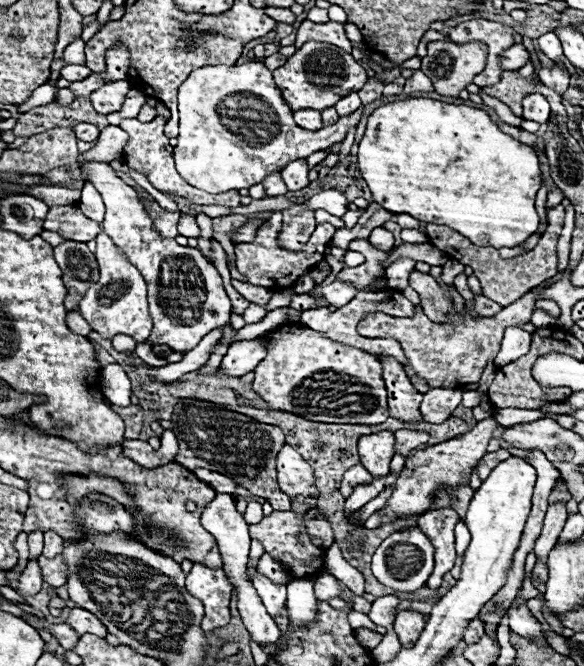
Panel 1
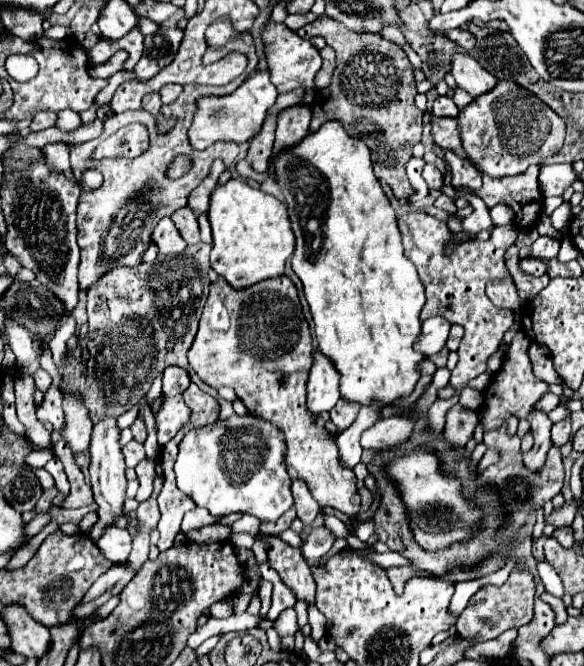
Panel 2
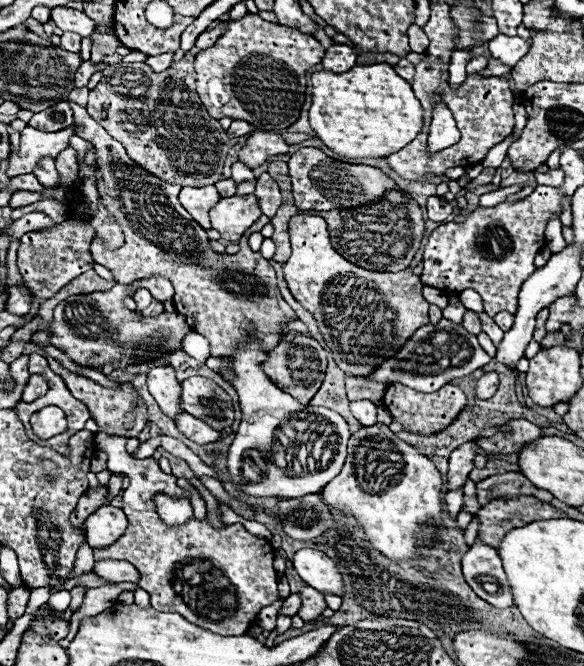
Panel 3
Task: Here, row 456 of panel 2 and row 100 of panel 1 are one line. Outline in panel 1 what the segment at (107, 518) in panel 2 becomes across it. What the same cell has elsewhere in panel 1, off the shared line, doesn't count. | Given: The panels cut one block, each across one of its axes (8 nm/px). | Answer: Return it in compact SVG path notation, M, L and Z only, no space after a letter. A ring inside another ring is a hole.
M126 80L108 82L100 90L96 90L96 92L90 94L90 102L92 102L94 110L100 112L100 114L118 112L118 110L122 110L124 96L126 96L128 90L130 90L130 84Z

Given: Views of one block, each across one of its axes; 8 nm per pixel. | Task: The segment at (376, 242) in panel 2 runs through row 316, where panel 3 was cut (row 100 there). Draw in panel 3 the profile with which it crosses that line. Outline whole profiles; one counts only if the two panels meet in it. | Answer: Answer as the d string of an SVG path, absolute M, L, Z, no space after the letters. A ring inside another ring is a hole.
M354 66L344 74L312 74L310 124L318 138L336 154L348 158L386 158L400 152L422 132L424 110L410 82L402 80L392 66Z

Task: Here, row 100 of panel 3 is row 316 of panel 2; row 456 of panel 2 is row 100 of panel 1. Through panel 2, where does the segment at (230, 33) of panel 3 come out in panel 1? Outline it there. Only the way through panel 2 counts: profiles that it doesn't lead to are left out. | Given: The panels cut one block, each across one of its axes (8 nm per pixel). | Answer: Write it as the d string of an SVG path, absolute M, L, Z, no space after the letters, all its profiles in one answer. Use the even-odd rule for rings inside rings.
M306 42L300 50L296 50L294 56L288 58L284 66L274 70L274 80L292 110L324 110L334 106L344 96L358 92L366 84L368 76L350 54L342 52L342 48L334 48L334 44Z

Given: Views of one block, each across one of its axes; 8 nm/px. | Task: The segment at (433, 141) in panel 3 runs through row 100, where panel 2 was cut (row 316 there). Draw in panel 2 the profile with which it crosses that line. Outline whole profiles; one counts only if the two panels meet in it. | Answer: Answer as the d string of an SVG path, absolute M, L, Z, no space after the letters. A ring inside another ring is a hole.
M434 316L434 318L424 320L422 334L420 334L418 342L416 342L416 348L422 350L426 356L438 354L446 346L450 326L452 324L446 318L442 318L442 316Z

